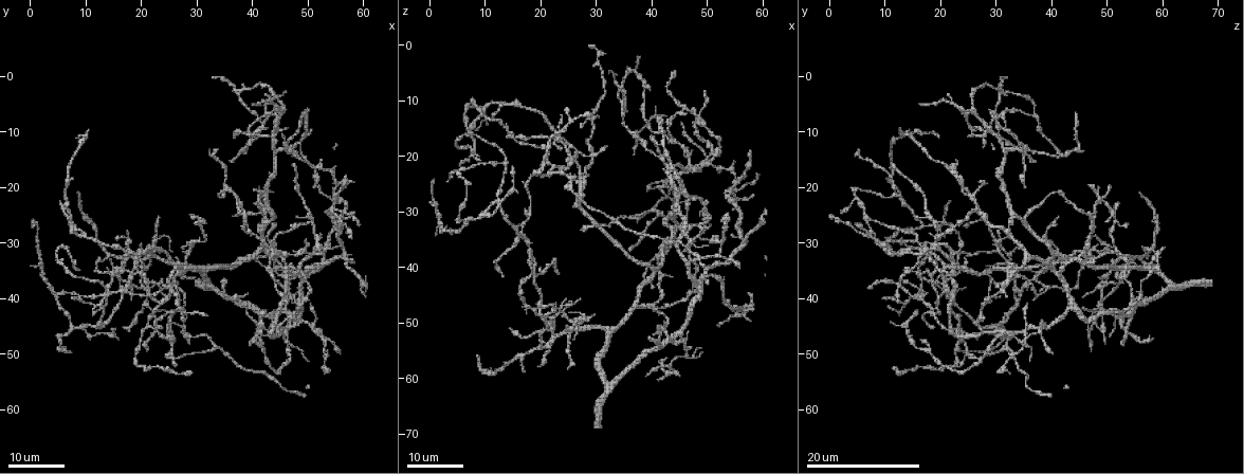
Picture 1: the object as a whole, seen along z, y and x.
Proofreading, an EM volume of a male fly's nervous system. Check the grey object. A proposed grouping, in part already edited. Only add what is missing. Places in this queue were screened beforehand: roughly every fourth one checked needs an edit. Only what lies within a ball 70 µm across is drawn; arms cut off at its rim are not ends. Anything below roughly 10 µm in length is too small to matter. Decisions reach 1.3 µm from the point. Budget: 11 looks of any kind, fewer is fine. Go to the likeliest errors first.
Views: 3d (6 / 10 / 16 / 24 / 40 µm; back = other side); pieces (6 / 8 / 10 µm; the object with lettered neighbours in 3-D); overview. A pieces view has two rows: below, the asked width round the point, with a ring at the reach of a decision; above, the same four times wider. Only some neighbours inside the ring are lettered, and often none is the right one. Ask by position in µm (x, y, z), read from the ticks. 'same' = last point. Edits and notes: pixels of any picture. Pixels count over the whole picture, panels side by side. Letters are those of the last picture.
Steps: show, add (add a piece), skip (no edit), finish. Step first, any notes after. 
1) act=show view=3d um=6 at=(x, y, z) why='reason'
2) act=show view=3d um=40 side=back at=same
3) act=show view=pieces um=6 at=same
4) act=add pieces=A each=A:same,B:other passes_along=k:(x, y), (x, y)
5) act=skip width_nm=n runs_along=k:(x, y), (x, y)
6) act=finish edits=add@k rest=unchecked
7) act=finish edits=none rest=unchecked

act=show view=3d um=24 at=(39.5, 48.0, 53.0) why='an open end'

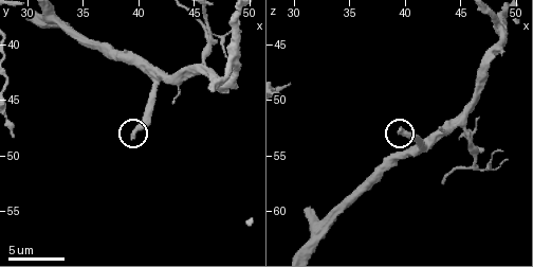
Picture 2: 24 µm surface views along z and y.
act=show view=pieces um=10 at=(39.6, 48.2, 53.0)

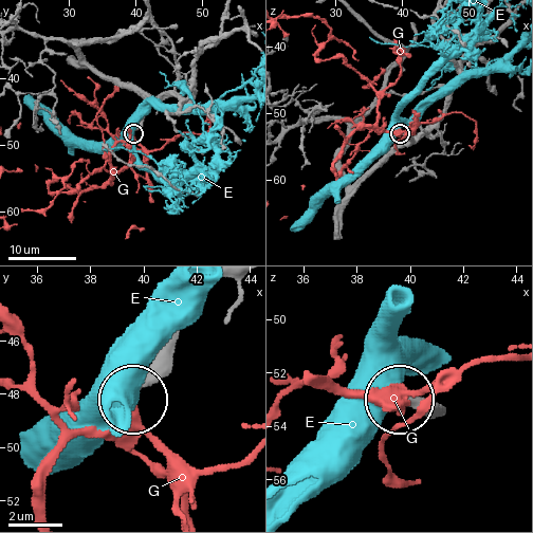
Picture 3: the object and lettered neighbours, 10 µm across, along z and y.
act=add pieces=G each=E:other,G:same found='it goes on there'

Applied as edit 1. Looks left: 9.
act=show view=3d um=24 at=(27.5, 44.0, 27.0) why='an open end'

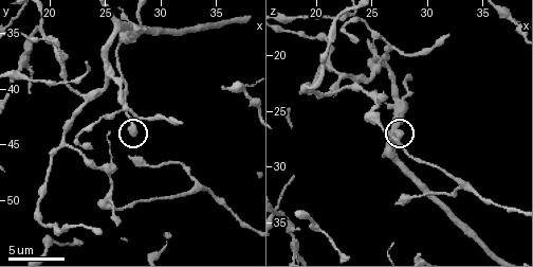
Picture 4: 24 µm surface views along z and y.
act=show view=pieces um=10 at=(27.6, 44.2, 27.2) why='what lies round it'

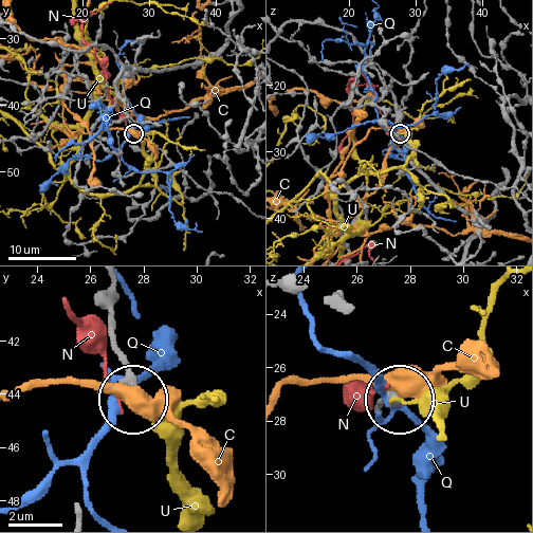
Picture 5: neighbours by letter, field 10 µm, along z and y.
act=skip each=C:other,N:other,Q:other,U:other found='none of them fits'

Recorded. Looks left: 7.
act=show view=3d um=6 at=(31.6, 43.0, 18.2) why='an open end'

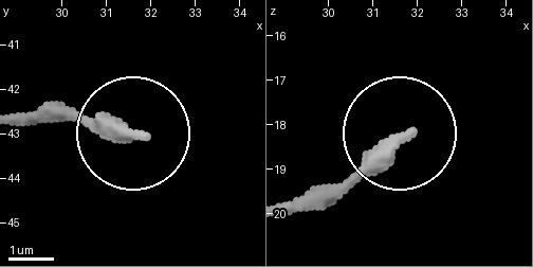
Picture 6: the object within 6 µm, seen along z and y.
act=show view=pieces um=8 at=(31.80, 43.05, 18.20)

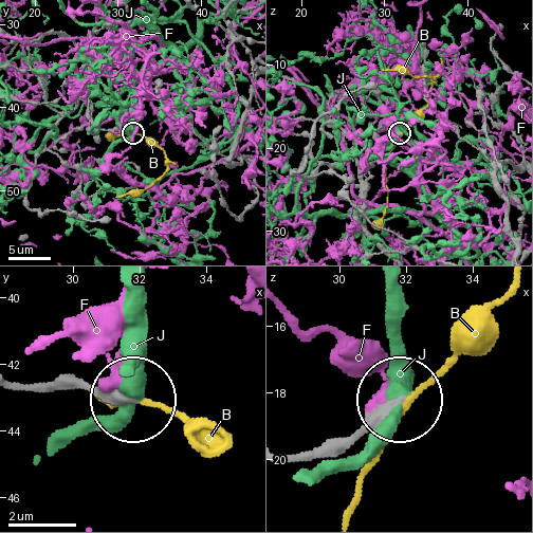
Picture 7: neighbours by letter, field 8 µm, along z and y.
act=skip each=B:other,F:other,J:other runs_along=7:(20, 385), (106, 385), (128, 400) found='none of them fits'

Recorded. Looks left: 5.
act=show view=3d um=24 at=(16.5, 45.0, 47.0) why='thin end'

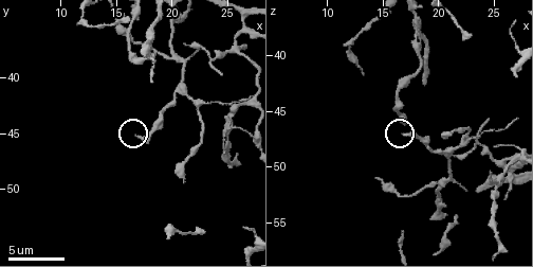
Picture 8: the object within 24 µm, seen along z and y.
act=show view=pieces um=8 at=(17.0, 45.2, 47.2)

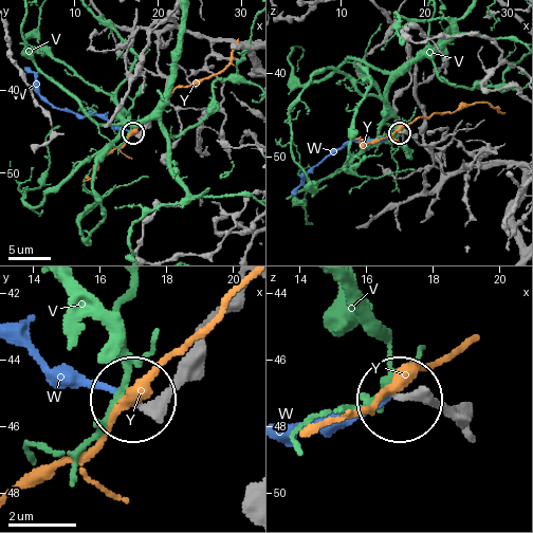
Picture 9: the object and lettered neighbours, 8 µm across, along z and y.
act=add pieces=W each=V:other,W:same,Y:other found='the neuron continues'

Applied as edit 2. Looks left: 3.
act=show view=overview

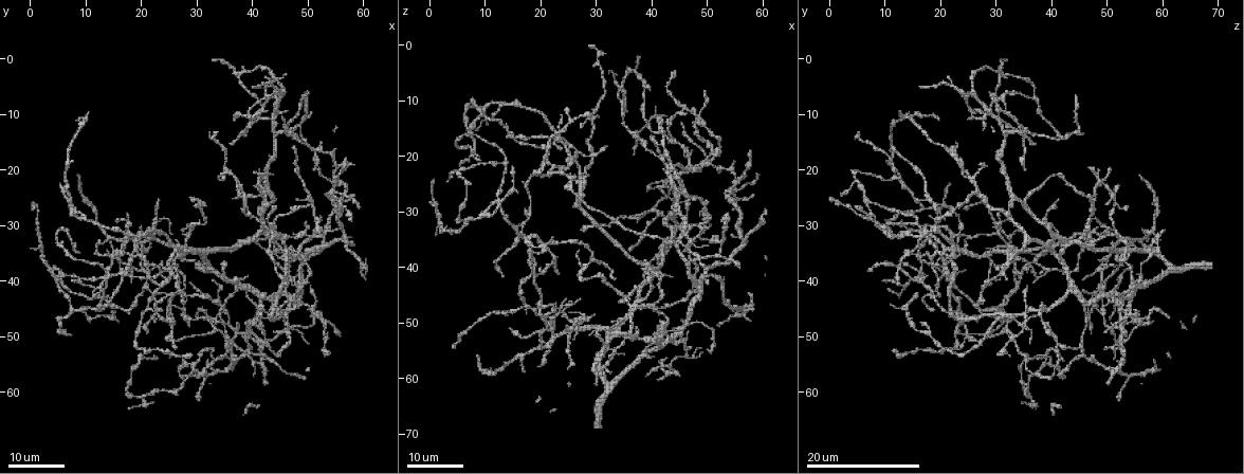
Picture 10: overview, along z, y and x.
act=show view=3d um=24 at=(44.0, 9.0, 26.5) why='free end'

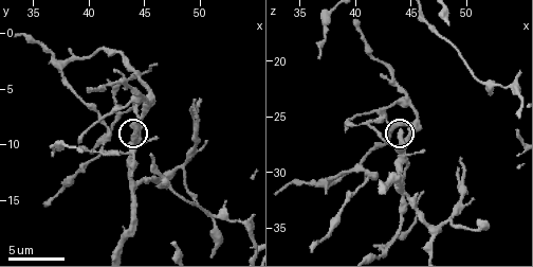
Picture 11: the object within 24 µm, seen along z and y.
act=show view=pieces um=6 at=(44.0, 9.4, 26.4)

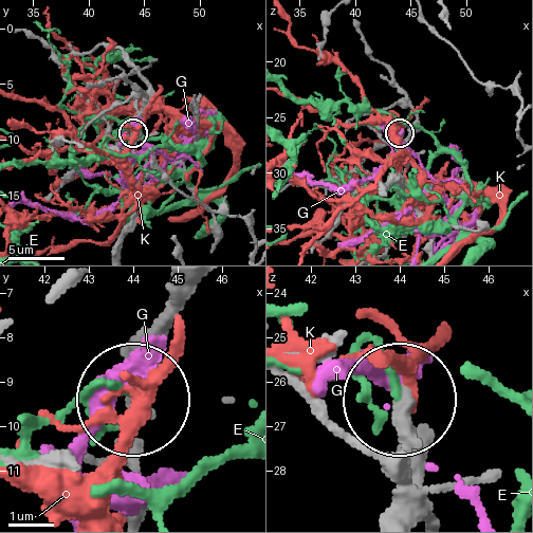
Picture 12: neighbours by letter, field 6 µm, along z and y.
act=skip each=E:other,G:other,K:other found='none of them fits'

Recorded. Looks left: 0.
act=finish edits=add@3,add@9 rest=unchecked

